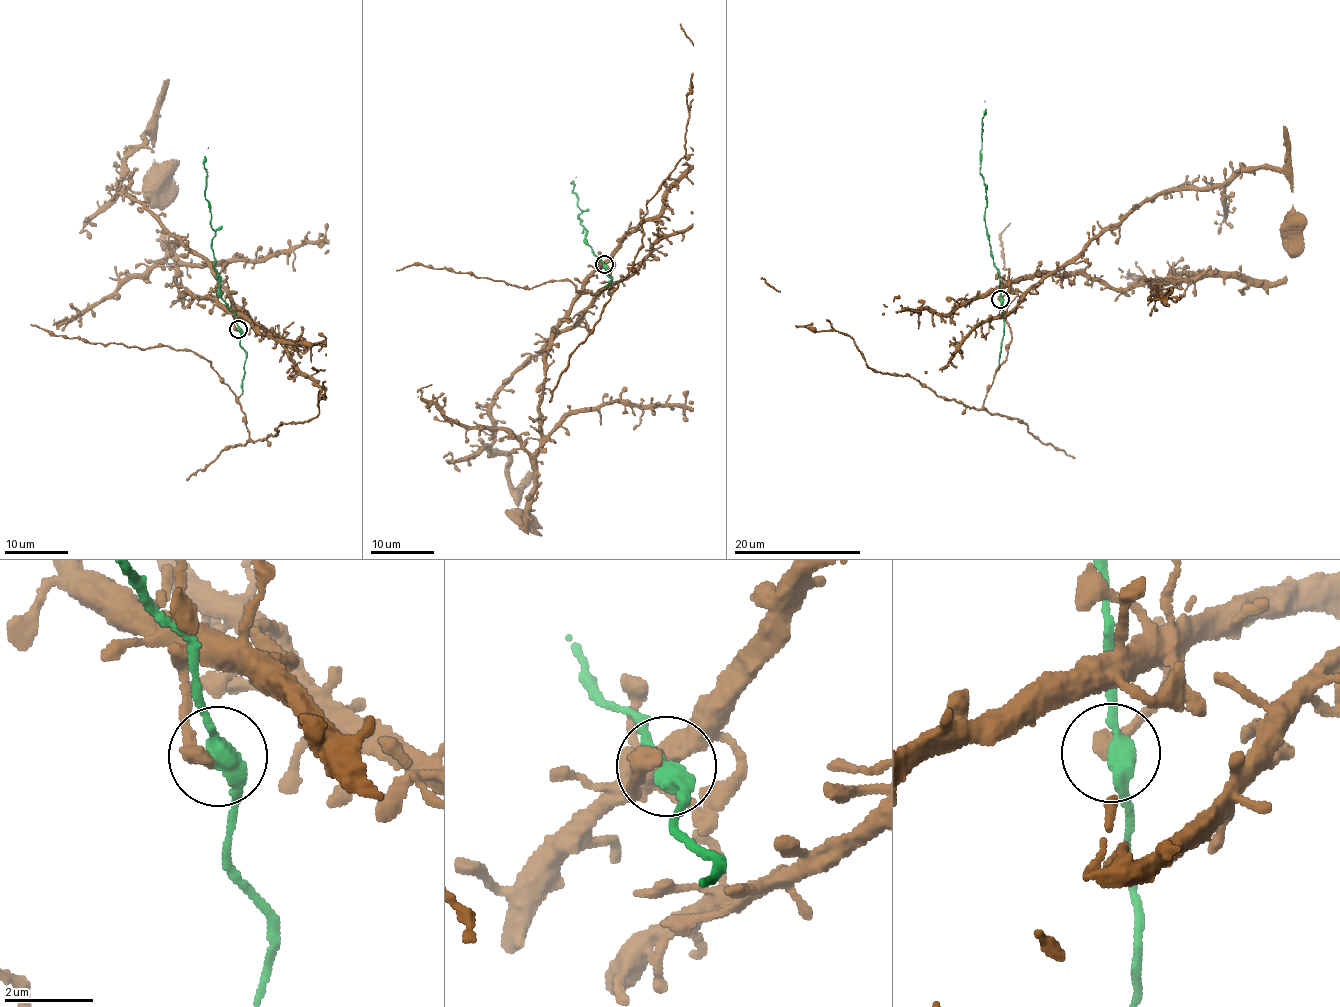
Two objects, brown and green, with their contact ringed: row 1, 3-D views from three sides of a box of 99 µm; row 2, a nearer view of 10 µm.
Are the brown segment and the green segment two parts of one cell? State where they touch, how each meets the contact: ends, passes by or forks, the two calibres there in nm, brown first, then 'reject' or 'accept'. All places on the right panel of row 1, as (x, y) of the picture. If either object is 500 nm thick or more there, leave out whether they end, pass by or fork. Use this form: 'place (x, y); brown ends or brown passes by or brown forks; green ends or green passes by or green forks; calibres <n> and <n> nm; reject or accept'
place (1000, 299); brown ends; green passes by; calibres 360 and 360 nm; accept

